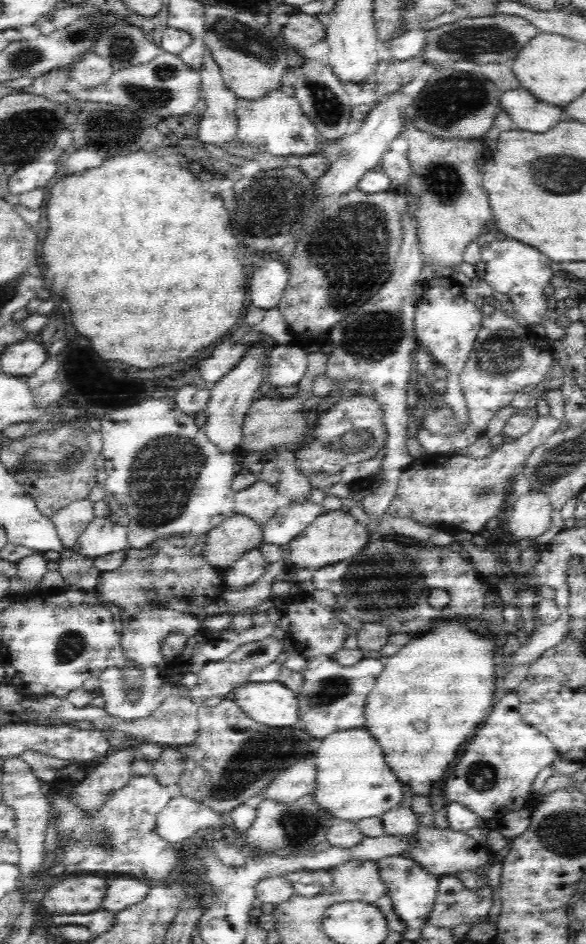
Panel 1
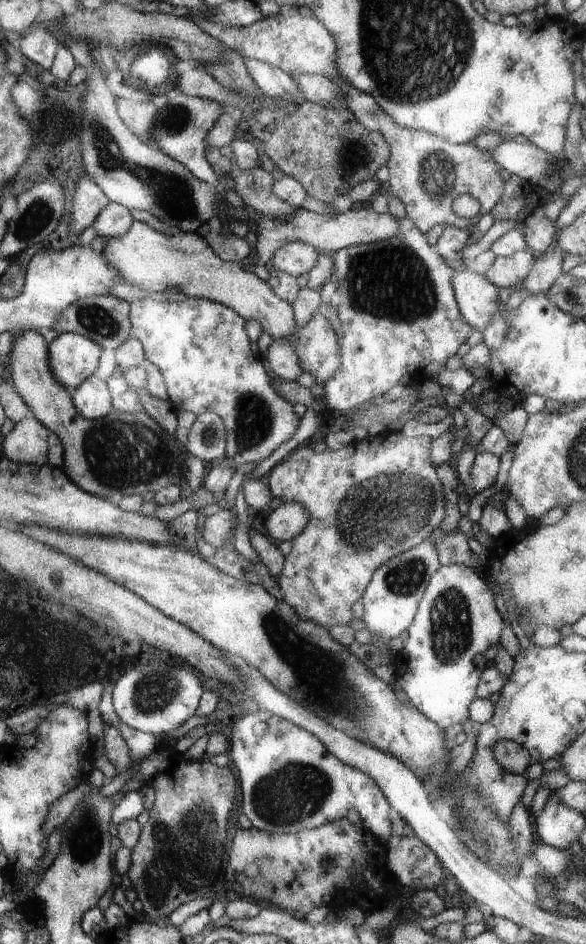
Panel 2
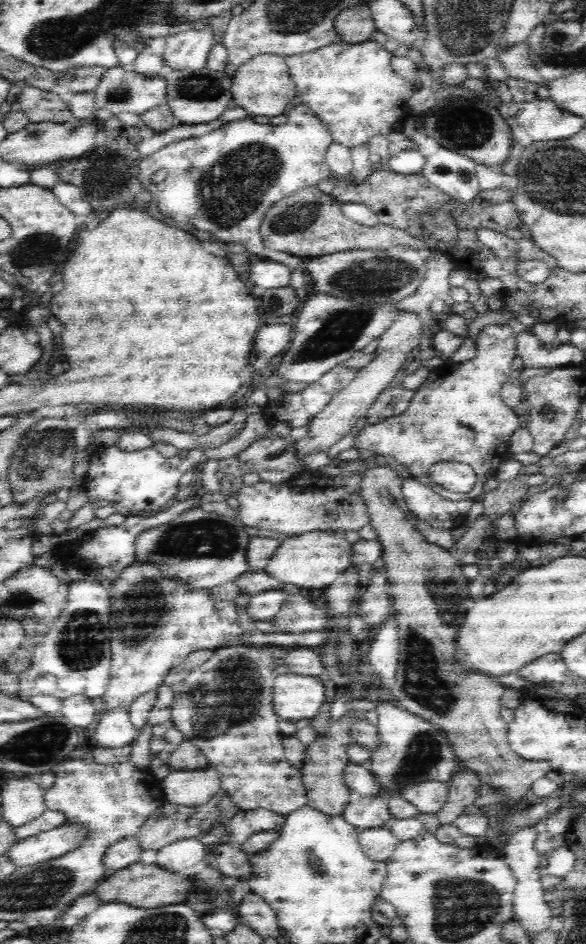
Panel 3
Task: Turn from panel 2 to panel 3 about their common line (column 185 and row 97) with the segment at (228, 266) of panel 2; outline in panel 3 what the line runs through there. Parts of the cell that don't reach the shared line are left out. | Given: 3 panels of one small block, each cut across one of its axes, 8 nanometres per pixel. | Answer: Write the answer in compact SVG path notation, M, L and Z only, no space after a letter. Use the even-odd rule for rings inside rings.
M260 54L244 64L231 79L231 94L234 102L250 112L250 116L278 116L287 113L288 104L292 103L297 95L295 82L289 75L286 63L280 55Z

